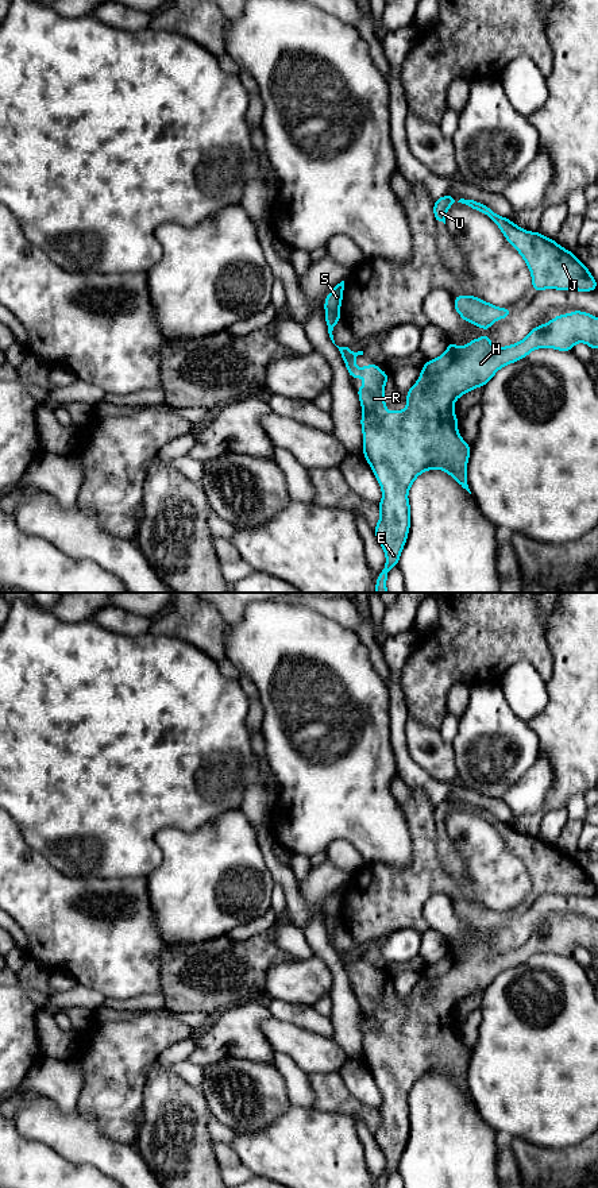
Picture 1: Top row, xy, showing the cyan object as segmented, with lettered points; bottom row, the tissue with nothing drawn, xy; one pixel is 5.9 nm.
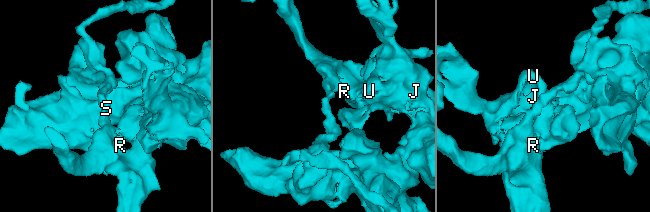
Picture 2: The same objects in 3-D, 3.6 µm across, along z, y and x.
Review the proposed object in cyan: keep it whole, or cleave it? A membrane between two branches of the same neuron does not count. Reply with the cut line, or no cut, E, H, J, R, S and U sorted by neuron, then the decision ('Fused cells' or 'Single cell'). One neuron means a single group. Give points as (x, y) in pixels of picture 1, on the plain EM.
Split along xy (325, 914), (332, 914), (339, 920). Groups: E H J R U / S. Fused cells

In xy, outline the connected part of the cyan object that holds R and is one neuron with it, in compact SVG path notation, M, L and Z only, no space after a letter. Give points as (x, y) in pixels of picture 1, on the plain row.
M582 915L555 919L521 946L502 953L491 949L489 938L464 952L448 946L443 960L421 972L421 980L406 998L406 1014L393 1018L385 1010L389 979L373 968L356 973L355 963L363 956L336 950L350 981L366 986L358 992L363 1061L382 1094L379 1127L373 1135L386 1160L377 1188L386 1188L389 1174L398 1169L410 1134L408 1098L421 1077L437 1072L471 1099L467 1089L471 1052L458 1037L455 1006L535 953L571 956L579 946L598 953L598 922Z

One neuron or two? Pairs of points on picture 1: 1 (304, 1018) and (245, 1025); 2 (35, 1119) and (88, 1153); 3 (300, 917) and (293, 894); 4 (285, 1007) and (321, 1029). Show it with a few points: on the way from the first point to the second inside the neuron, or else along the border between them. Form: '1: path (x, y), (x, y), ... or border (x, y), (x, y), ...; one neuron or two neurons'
1: border (265, 1002), (272, 1015); two neurons
2: path (49, 1125), (74, 1140); one neuron
3: path (298, 911), (293, 899); one neuron
4: path (294, 1014), (312, 1021); one neuron

